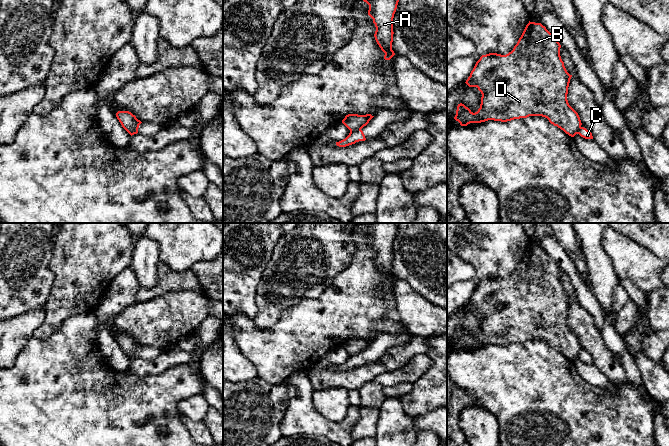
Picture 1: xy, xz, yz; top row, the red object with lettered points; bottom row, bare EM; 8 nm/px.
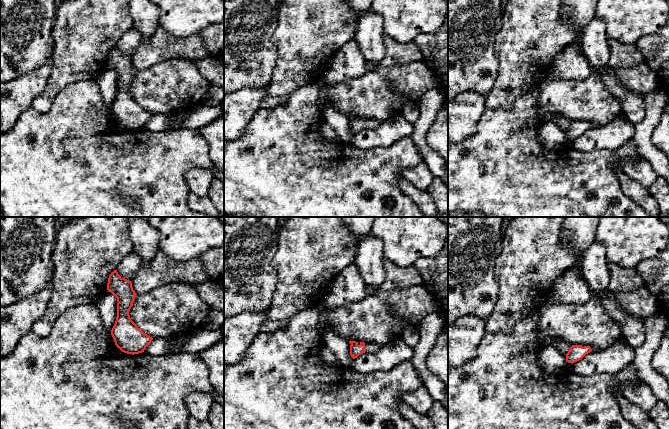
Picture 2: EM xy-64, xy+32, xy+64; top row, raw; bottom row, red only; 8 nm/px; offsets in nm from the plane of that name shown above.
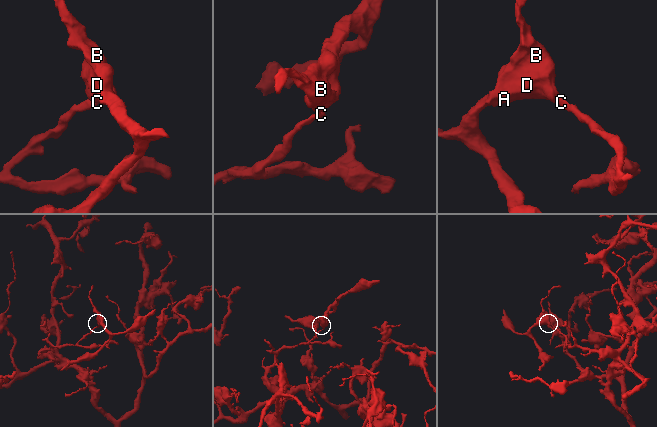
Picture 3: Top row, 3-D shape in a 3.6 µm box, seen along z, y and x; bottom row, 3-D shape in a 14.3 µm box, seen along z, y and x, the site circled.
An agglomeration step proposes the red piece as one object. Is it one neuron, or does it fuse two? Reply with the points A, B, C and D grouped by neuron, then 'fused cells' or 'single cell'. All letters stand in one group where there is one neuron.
groups A B D / C; fused cells

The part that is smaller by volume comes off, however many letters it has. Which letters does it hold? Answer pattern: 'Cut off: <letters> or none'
Cut off: A, B, D

